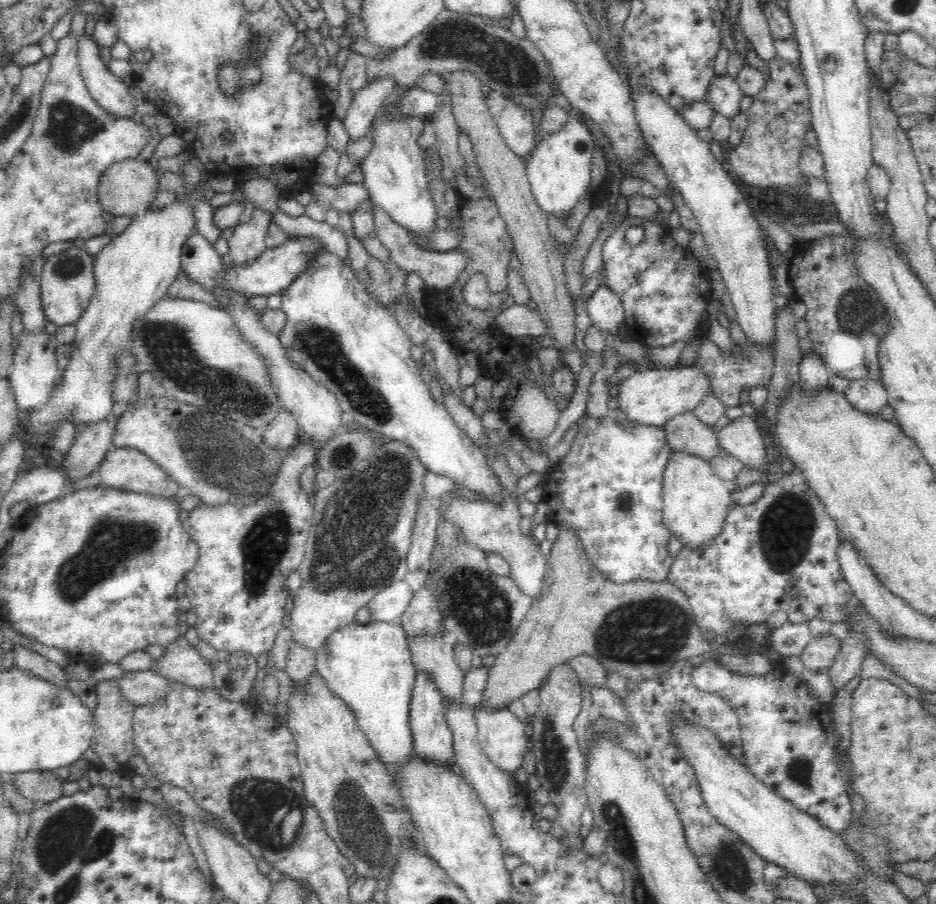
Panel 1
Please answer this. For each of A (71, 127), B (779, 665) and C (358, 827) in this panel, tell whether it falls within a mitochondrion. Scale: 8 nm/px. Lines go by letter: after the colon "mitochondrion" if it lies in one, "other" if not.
A: mitochondrion
B: other
C: mitochondrion

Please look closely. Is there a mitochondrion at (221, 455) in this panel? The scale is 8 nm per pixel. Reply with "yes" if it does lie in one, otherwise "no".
yes

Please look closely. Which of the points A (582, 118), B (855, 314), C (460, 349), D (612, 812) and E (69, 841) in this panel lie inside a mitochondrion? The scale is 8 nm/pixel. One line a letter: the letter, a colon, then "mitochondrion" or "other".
A: other
B: mitochondrion
C: other
D: mitochondrion
E: mitochondrion

